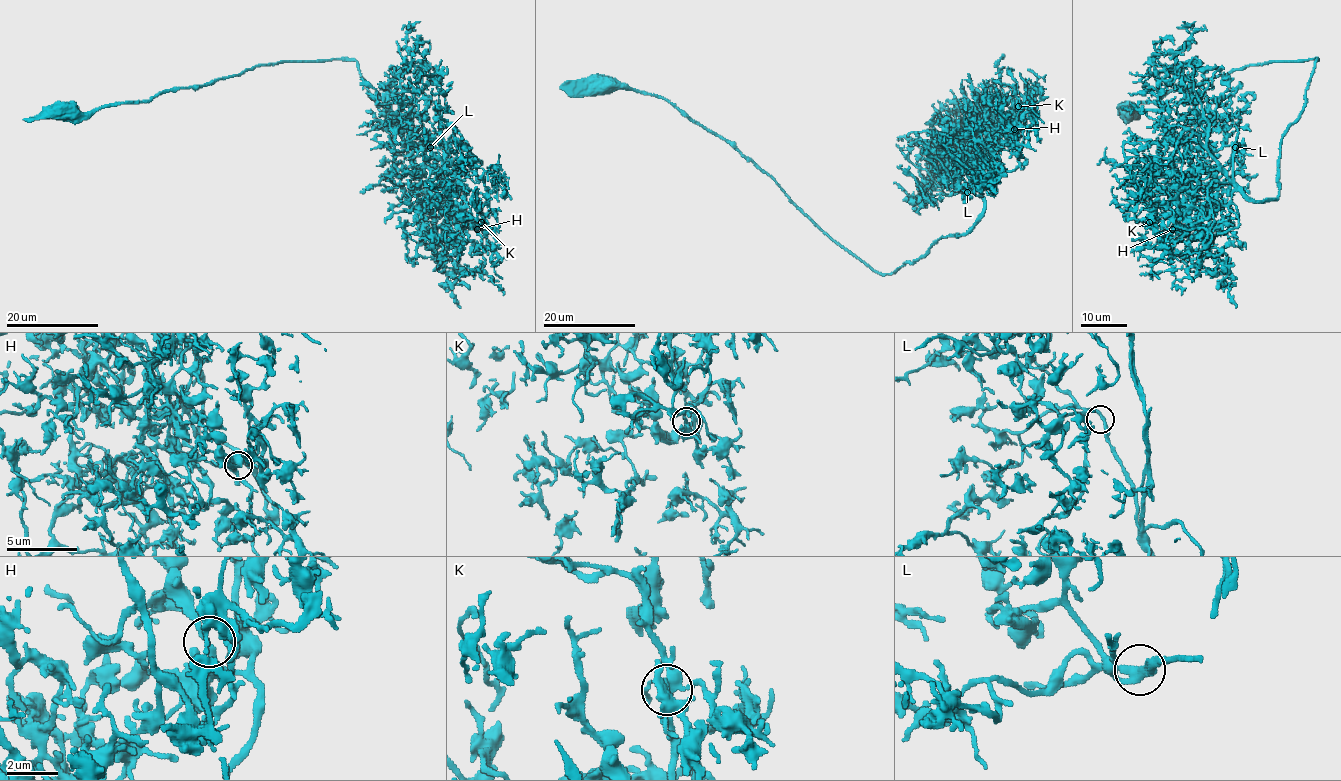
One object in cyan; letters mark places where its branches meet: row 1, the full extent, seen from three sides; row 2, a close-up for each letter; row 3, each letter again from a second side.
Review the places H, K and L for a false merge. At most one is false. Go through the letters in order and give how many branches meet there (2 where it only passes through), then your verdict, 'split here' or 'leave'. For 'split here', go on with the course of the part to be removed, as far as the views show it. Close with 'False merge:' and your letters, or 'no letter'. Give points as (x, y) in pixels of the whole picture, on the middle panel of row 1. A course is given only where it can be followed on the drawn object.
H: branches 2; leave
K: branches 2; leave
L: branches 2; leave
False merge: no letter

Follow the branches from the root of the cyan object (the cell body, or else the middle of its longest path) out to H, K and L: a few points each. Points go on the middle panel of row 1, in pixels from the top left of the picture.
H: (598, 85), (672, 102), (882, 273), (974, 224), (989, 173), (1018, 165), (1023, 137), (1015, 129)
K: (598, 85), (672, 102), (882, 273), (940, 238), (963, 235), (981, 216), (989, 173), (1018, 165), (1018, 106)
L: (598, 85), (672, 102), (882, 273), (940, 238), (963, 235), (984, 208), (978, 190), (966, 191)

